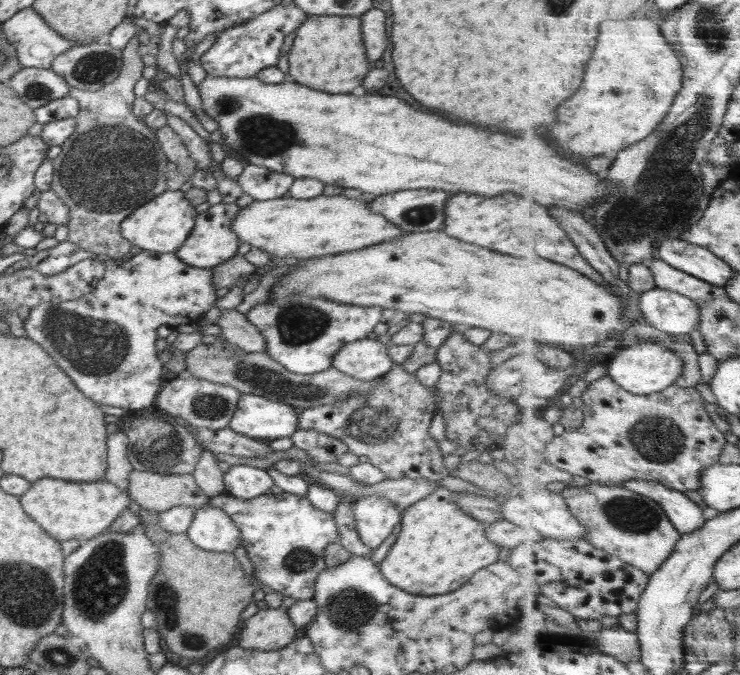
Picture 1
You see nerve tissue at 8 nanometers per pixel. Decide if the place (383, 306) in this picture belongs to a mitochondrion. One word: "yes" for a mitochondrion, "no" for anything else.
no

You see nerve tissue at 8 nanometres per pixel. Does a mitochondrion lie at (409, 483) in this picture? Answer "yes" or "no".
no

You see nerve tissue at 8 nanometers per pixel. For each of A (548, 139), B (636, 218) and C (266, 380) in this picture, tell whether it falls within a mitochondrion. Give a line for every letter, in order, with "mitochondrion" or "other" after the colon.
A: other
B: mitochondrion
C: mitochondrion

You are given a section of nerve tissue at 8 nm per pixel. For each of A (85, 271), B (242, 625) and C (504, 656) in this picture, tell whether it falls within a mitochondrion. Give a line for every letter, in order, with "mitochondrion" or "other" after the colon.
A: other
B: other
C: other

